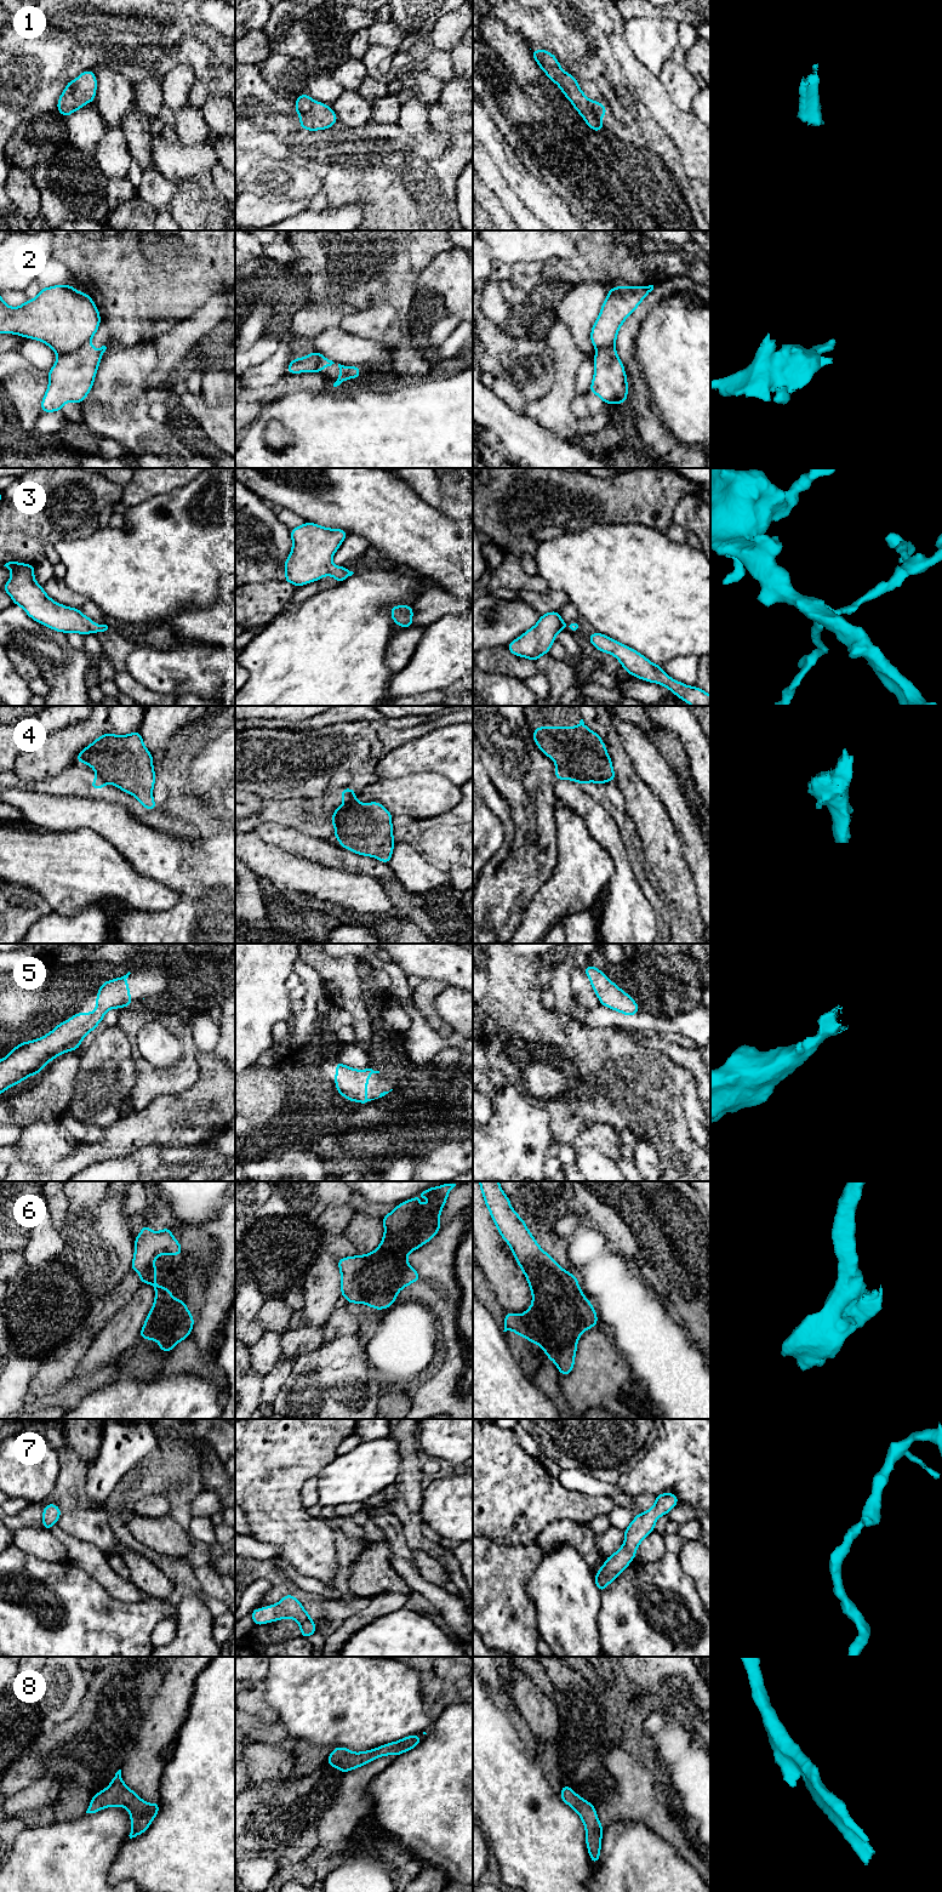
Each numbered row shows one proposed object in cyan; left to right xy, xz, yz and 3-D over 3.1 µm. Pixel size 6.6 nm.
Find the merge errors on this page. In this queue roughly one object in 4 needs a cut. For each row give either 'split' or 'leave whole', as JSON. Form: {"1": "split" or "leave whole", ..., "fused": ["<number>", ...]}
{"1": "leave whole", "2": "split", "3": "leave whole", "4": "leave whole", "5": "leave whole", "6": "split", "7": "leave whole", "8": "leave whole", "fused": ["2", "6"]}

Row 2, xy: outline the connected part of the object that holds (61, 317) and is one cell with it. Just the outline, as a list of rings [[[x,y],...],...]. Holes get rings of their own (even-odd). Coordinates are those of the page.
[[[73,285],[44,287],[34,300],[19,307],[8,307],[0,294],[0,334],[13,334],[46,343],[55,353],[75,352],[90,341],[101,324],[99,312],[86,292],[76,291]]]

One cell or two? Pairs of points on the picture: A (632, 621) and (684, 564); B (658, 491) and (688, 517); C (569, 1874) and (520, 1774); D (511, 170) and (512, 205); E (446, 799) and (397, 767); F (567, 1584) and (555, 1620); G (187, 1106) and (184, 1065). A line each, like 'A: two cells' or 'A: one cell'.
A: one cell
B: two cells
C: one cell
D: two cells
E: two cells
F: one cell
G: two cells

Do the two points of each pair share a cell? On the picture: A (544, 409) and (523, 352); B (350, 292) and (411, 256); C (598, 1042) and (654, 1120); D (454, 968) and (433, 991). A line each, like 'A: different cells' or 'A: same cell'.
A: different cells
B: same cell
C: same cell
D: different cells

